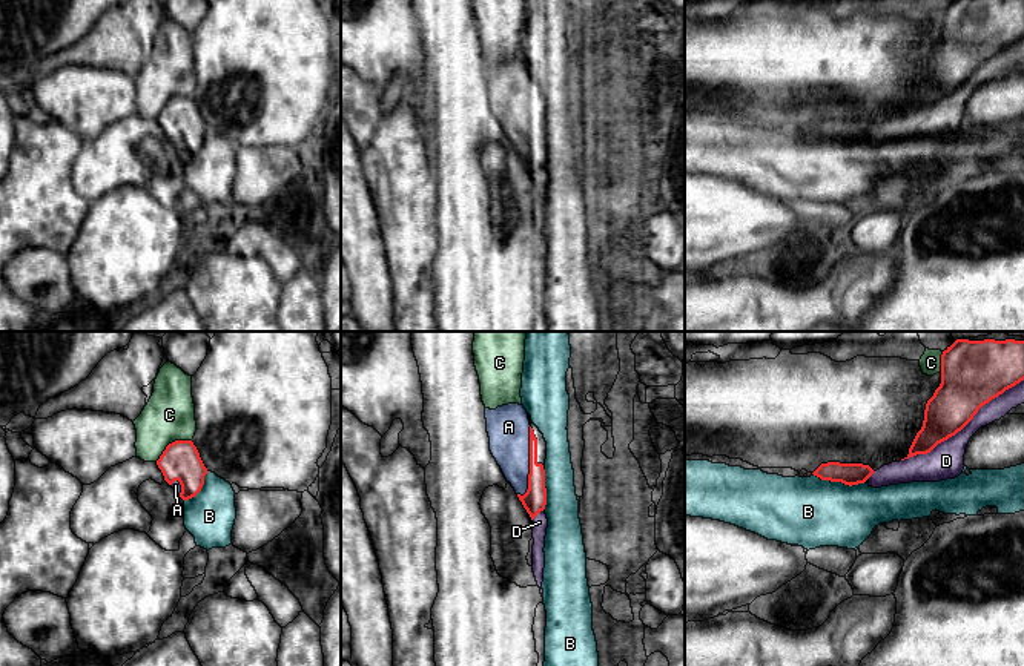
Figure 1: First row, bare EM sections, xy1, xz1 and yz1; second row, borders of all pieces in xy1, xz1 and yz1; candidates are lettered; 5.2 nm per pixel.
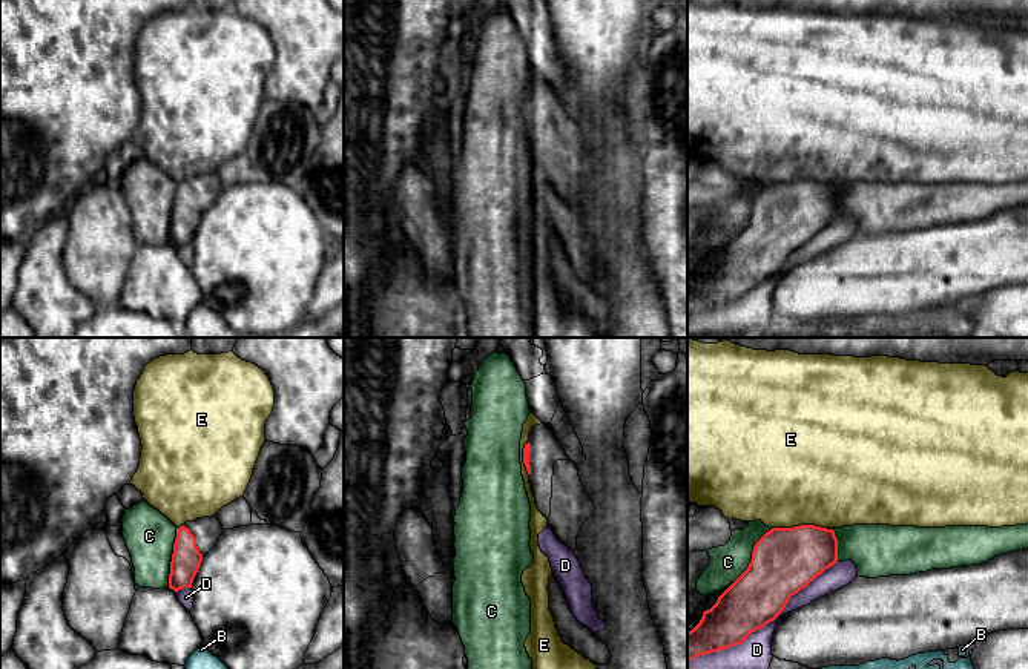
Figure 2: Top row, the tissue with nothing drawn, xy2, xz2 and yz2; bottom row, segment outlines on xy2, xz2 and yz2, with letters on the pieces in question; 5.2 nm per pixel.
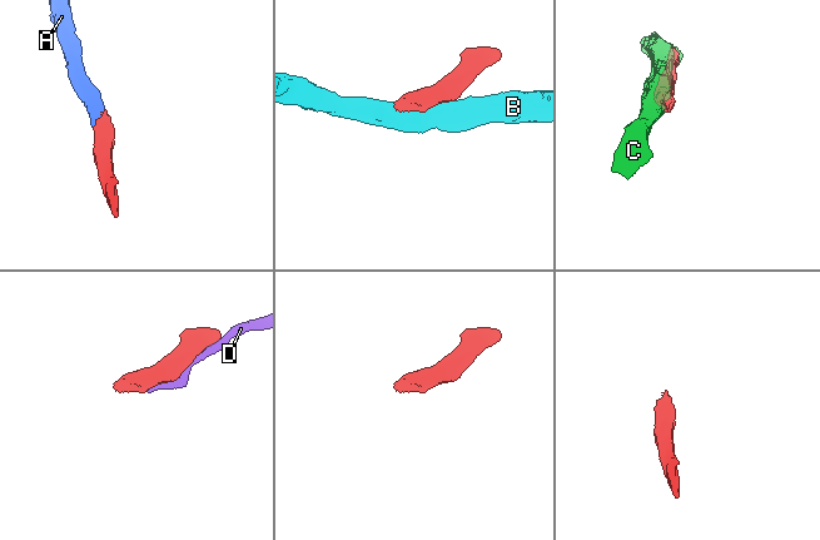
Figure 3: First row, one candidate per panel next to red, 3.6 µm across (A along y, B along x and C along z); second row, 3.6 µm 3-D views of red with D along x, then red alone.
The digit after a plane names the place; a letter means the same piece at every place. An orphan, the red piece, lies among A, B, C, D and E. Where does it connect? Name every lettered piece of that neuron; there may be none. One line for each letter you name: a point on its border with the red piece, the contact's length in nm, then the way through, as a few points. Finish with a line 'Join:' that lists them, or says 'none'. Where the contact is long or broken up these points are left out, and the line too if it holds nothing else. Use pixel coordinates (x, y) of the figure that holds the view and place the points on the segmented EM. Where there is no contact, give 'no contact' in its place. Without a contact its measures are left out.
A: xz1 (530, 461) | 380 nm | across xz1 (535, 499), (530, 490), (530, 461), (512, 442), (508, 427)
Join: A

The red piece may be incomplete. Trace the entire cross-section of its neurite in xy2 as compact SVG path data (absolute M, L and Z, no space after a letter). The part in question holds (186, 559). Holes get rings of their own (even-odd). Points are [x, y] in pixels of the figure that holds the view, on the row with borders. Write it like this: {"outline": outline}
{"outline": "M216 516L186 522L176 528L170 562L169 588L178 592L192 588L203 557L216 545L224 532Z"}

